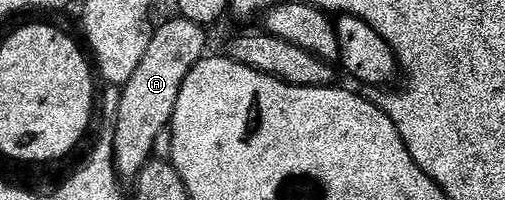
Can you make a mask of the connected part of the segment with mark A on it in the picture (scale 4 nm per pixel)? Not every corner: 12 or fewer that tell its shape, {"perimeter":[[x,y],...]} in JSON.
{"perimeter":[[206,27],[154,29],[119,90],[118,178],[136,183],[170,129],[179,88],[207,54]]}

